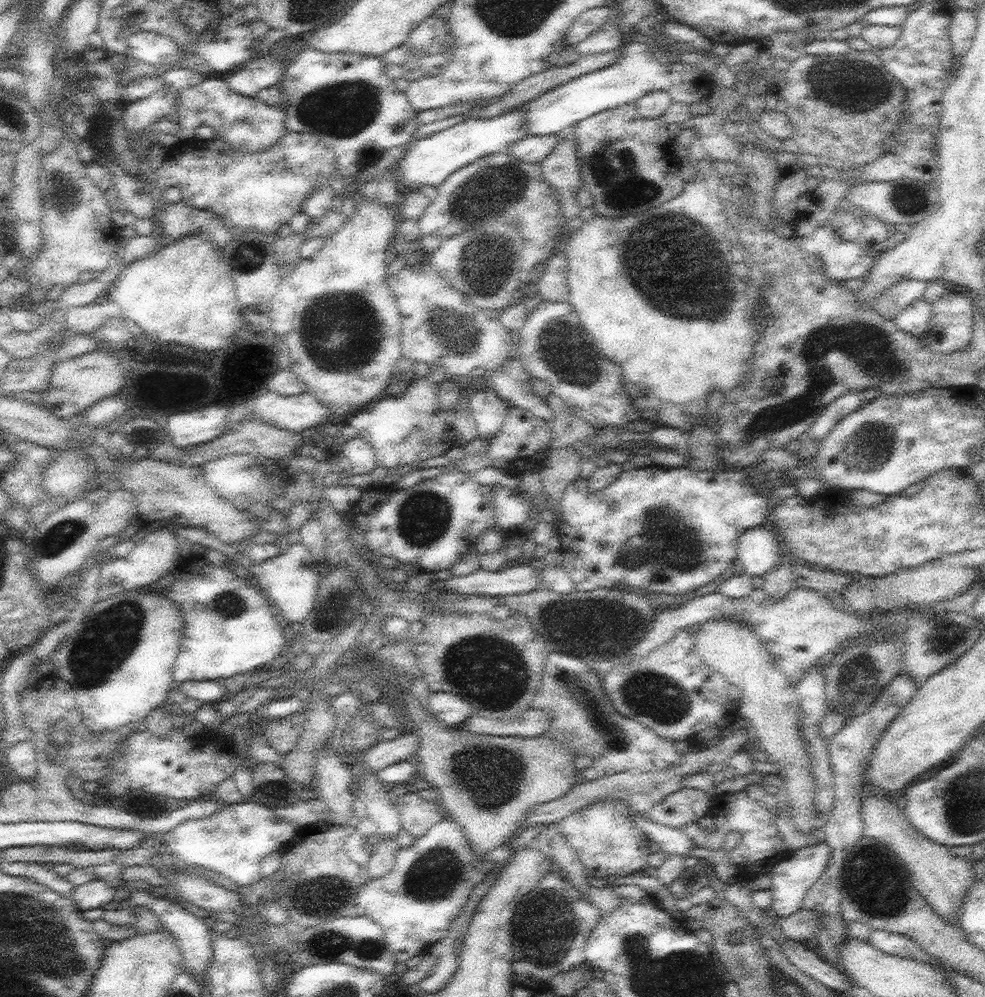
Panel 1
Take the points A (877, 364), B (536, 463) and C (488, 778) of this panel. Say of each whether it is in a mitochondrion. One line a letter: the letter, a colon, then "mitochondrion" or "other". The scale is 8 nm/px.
A: mitochondrion
B: other
C: mitochondrion

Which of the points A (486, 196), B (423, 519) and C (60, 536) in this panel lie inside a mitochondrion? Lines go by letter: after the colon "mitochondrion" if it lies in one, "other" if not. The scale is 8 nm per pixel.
A: mitochondrion
B: mitochondrion
C: mitochondrion

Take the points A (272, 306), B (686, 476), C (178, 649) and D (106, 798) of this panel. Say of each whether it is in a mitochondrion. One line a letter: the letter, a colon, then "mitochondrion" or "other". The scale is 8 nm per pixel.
A: other
B: other
C: other
D: other

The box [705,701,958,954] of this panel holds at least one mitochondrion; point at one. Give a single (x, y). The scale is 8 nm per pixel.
(878, 886)

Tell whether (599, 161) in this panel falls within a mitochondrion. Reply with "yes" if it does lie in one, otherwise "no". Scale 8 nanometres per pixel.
yes

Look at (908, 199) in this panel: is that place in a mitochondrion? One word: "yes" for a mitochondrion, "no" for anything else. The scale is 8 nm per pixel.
yes

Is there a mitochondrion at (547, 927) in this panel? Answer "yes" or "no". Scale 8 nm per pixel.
yes

